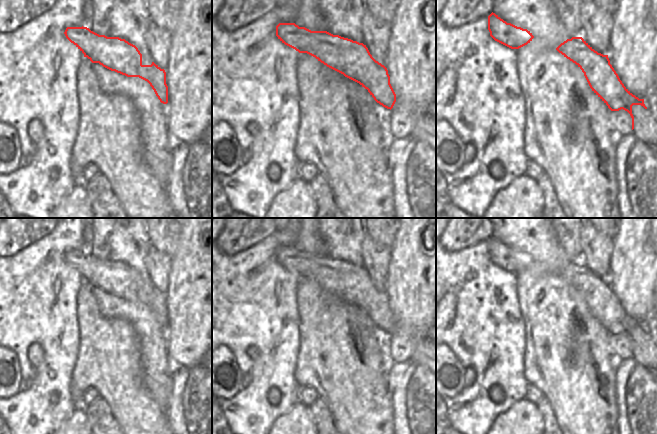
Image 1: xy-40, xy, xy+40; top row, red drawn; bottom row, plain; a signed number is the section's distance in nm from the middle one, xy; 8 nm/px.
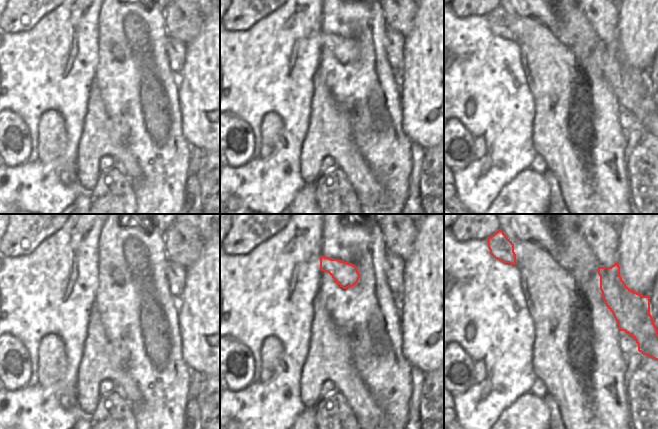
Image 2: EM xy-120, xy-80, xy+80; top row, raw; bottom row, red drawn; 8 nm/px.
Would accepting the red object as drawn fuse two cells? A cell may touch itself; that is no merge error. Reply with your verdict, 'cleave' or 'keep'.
cleave

